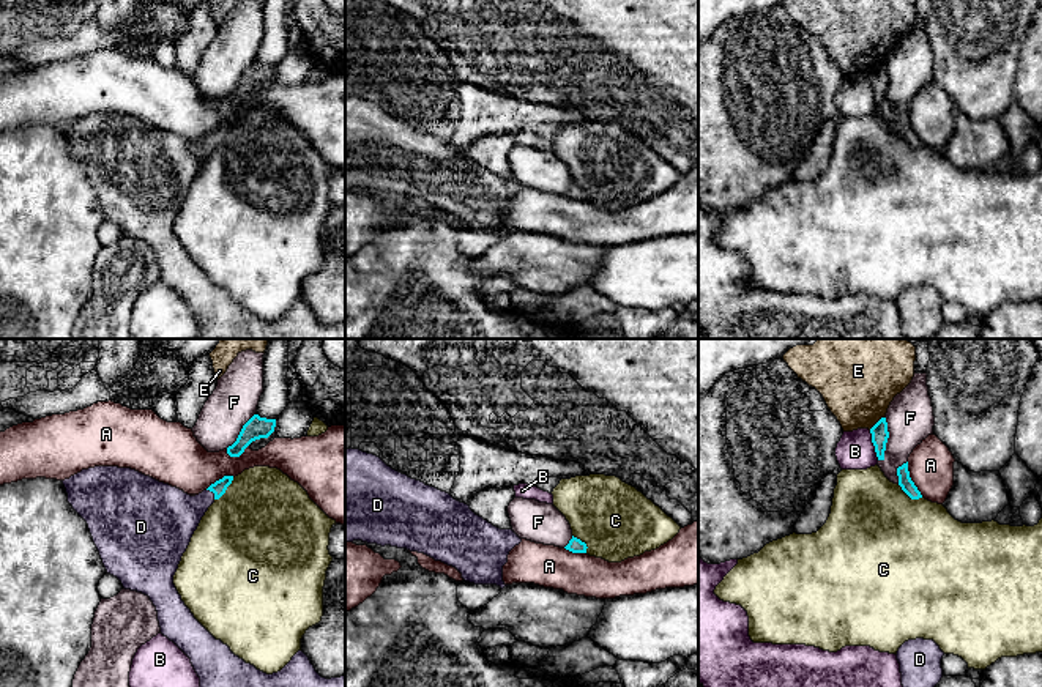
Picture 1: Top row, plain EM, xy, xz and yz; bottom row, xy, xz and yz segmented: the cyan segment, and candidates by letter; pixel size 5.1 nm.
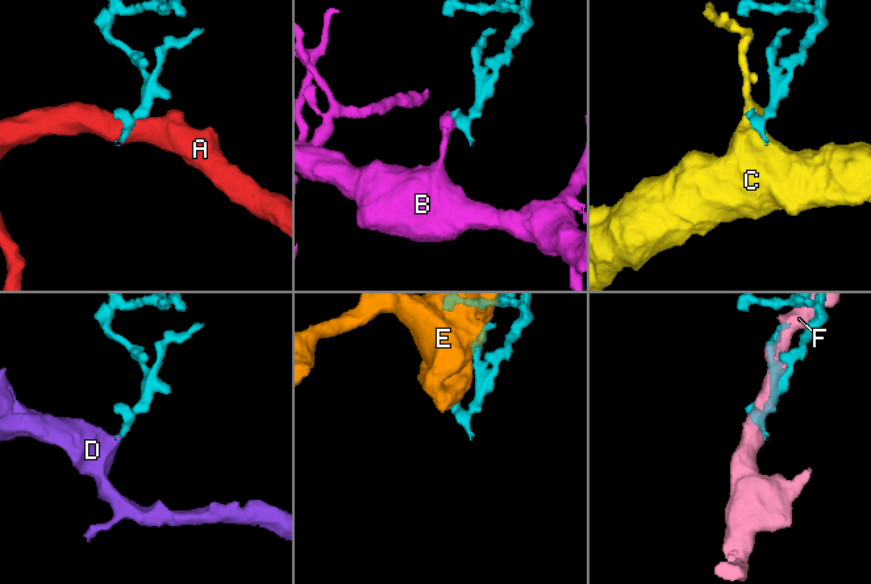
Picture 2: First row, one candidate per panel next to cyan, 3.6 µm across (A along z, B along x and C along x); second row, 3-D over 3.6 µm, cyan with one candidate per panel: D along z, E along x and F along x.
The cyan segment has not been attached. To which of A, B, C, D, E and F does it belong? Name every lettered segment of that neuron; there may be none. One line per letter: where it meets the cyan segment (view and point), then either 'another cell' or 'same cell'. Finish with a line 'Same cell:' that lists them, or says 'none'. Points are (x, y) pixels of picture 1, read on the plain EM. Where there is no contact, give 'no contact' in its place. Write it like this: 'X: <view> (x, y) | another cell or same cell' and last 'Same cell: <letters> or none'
A: yz (910, 126) | another cell
B: yz (874, 92) | another cell
C: yz (910, 144) | another cell
D: xy (213, 139) | same cell
E: yz (878, 68) | another cell
F: yz (886, 87) | another cell
Same cell: D

